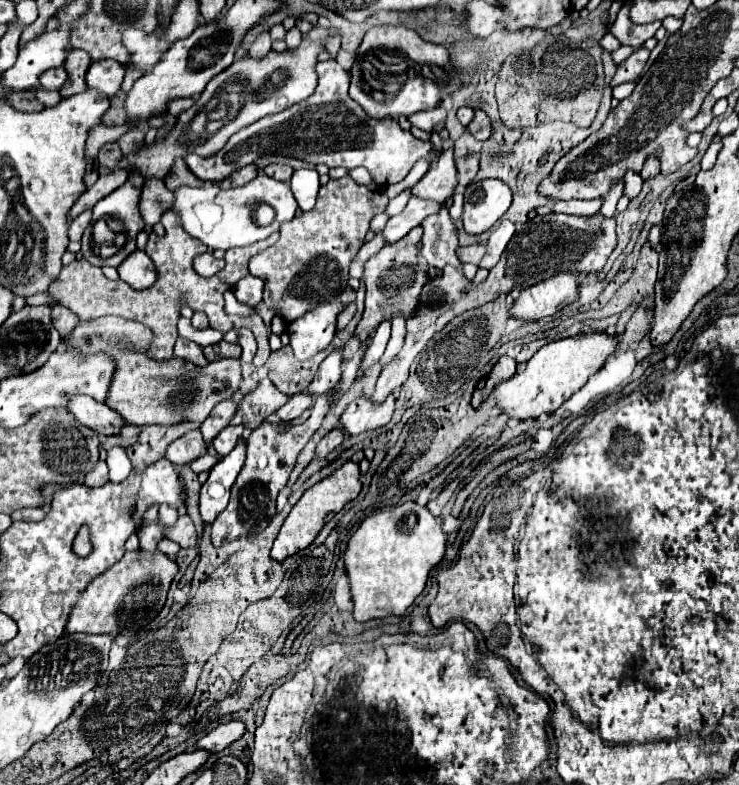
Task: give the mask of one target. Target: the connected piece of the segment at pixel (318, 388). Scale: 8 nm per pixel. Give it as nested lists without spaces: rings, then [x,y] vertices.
[[[333,351],[331,355],[327,355],[327,359],[319,365],[319,371],[307,391],[311,395],[323,395],[323,393],[331,391],[341,379],[341,363],[343,363],[341,351]]]

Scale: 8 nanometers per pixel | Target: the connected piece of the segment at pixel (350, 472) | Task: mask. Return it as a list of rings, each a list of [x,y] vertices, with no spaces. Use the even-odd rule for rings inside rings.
[[[347,461],[341,469],[337,469],[333,475],[329,475],[327,479],[319,481],[317,485],[313,485],[311,489],[305,491],[305,495],[299,499],[299,503],[291,509],[289,517],[285,519],[275,545],[271,549],[271,559],[273,561],[285,561],[287,557],[295,555],[297,551],[309,547],[315,537],[319,535],[319,531],[323,529],[323,525],[333,519],[335,513],[339,513],[349,501],[353,501],[361,491],[361,477],[359,477],[359,465],[353,461]]]

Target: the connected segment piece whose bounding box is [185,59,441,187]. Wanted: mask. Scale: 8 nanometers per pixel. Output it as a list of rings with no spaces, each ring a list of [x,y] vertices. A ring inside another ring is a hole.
[[[329,59],[317,63],[315,71],[317,89],[309,99],[277,115],[269,115],[249,125],[247,129],[241,129],[241,133],[235,133],[225,149],[217,153],[217,157],[203,159],[191,153],[189,157],[185,157],[189,169],[203,181],[223,181],[233,171],[253,163],[263,155],[283,155],[307,161],[311,165],[325,163],[327,167],[343,169],[365,167],[371,173],[373,183],[377,187],[385,187],[403,181],[419,159],[425,159],[427,163],[437,163],[441,151],[435,151],[431,141],[415,139],[411,131],[403,131],[395,119],[369,117],[363,107],[349,97],[347,89],[351,75],[337,61]]]

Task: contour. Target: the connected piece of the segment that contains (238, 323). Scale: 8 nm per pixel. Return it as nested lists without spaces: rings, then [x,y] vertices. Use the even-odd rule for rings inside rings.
[[[167,211],[161,217],[161,223],[165,227],[165,235],[159,237],[155,233],[149,235],[145,252],[153,261],[156,269],[159,269],[159,279],[157,285],[143,289],[143,291],[133,291],[129,285],[125,285],[123,281],[111,281],[103,275],[103,271],[95,265],[91,265],[87,259],[77,259],[71,265],[63,267],[61,275],[57,281],[51,283],[49,287],[49,295],[53,297],[53,305],[63,305],[67,309],[71,309],[81,321],[93,321],[105,315],[117,315],[123,319],[131,319],[131,321],[139,321],[145,327],[149,327],[153,331],[153,341],[149,343],[149,347],[145,349],[147,357],[155,359],[155,361],[167,361],[173,355],[173,349],[178,339],[177,321],[181,317],[181,299],[185,299],[185,303],[193,309],[193,311],[205,311],[209,315],[209,326],[217,331],[231,331],[231,329],[239,329],[239,327],[247,327],[253,331],[255,339],[257,339],[257,355],[255,355],[255,363],[253,365],[263,365],[271,353],[269,349],[269,333],[267,327],[263,323],[263,319],[259,315],[251,315],[247,319],[241,317],[231,317],[225,313],[223,309],[223,293],[227,289],[231,289],[239,279],[249,274],[249,259],[261,251],[265,251],[267,247],[271,247],[277,239],[279,233],[269,235],[267,239],[253,243],[249,247],[235,247],[229,249],[225,253],[225,271],[219,271],[217,275],[205,279],[201,275],[197,275],[193,271],[193,257],[199,253],[205,253],[205,245],[197,239],[193,239],[189,233],[183,233],[183,225],[181,219],[175,211]]]

